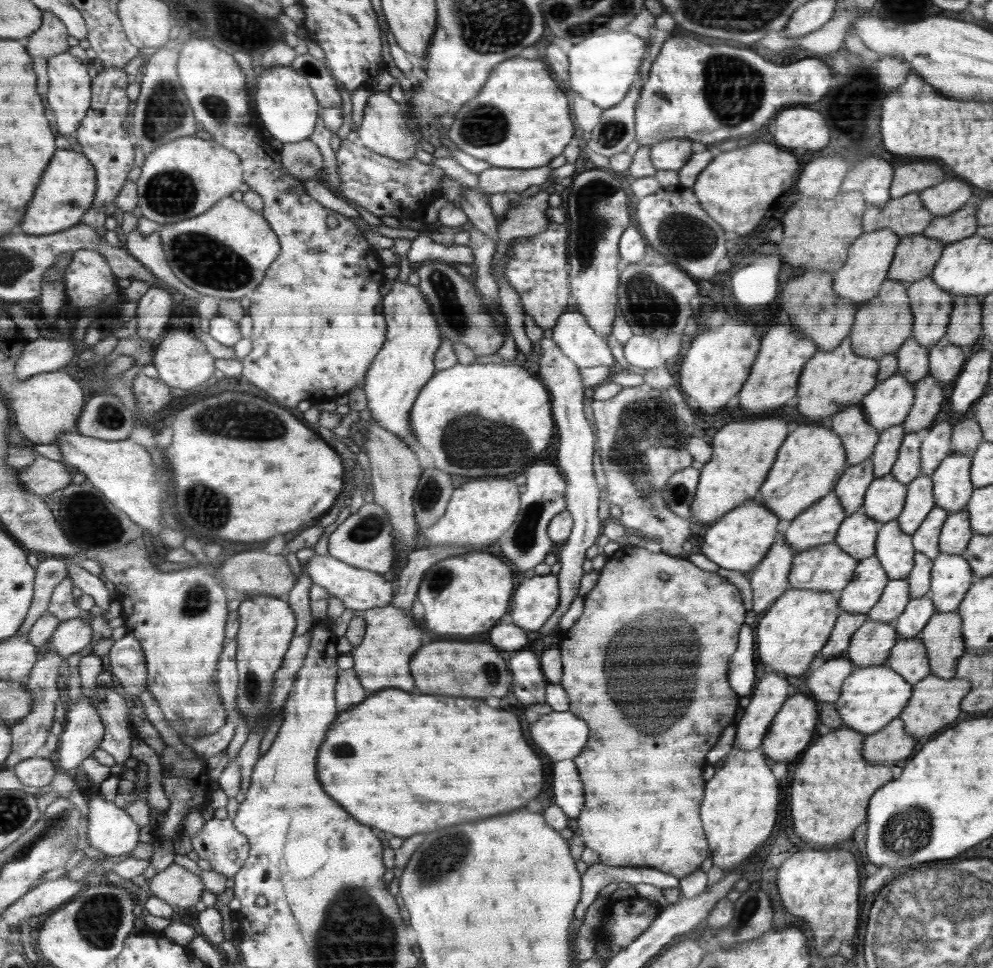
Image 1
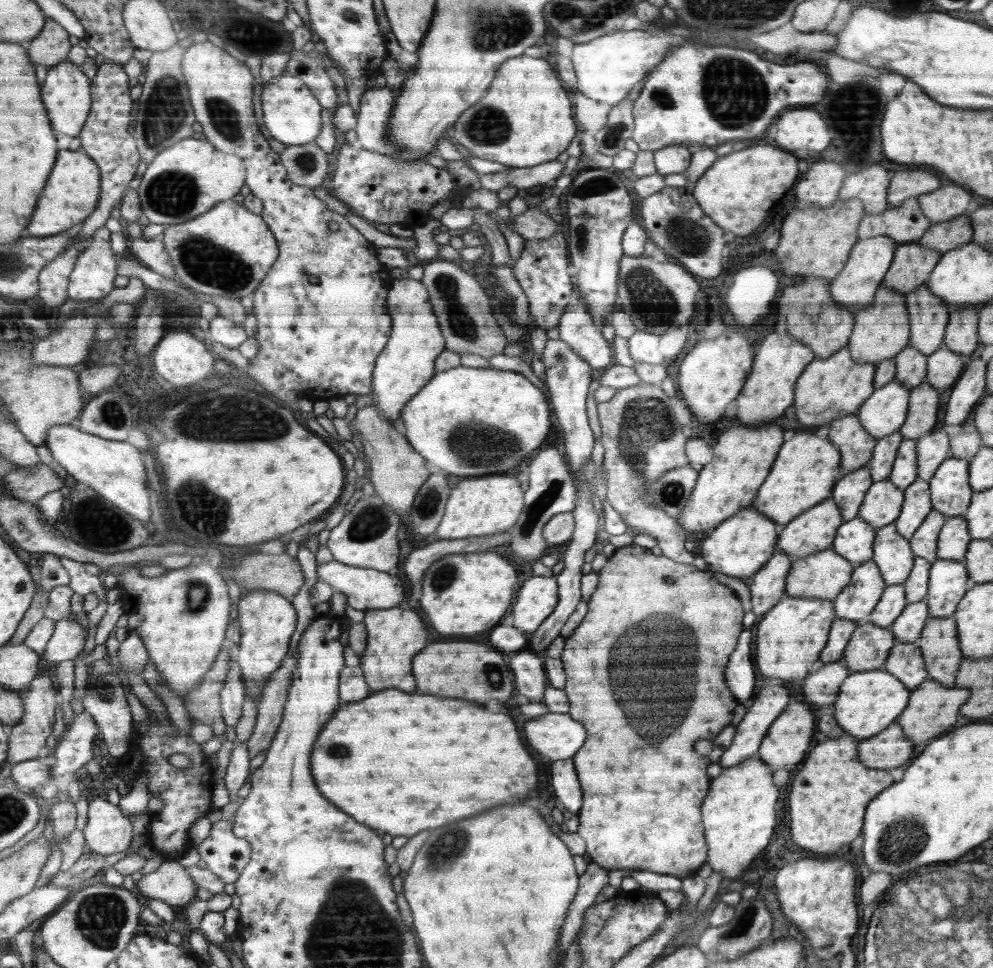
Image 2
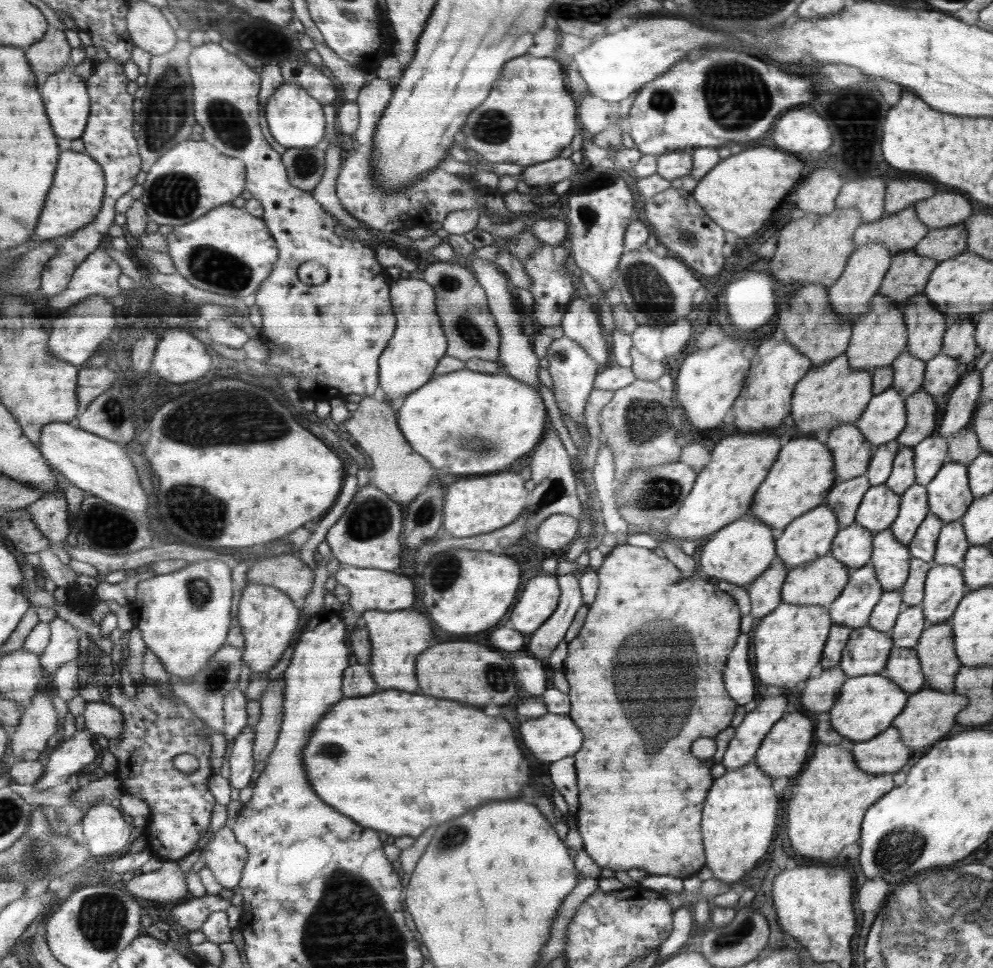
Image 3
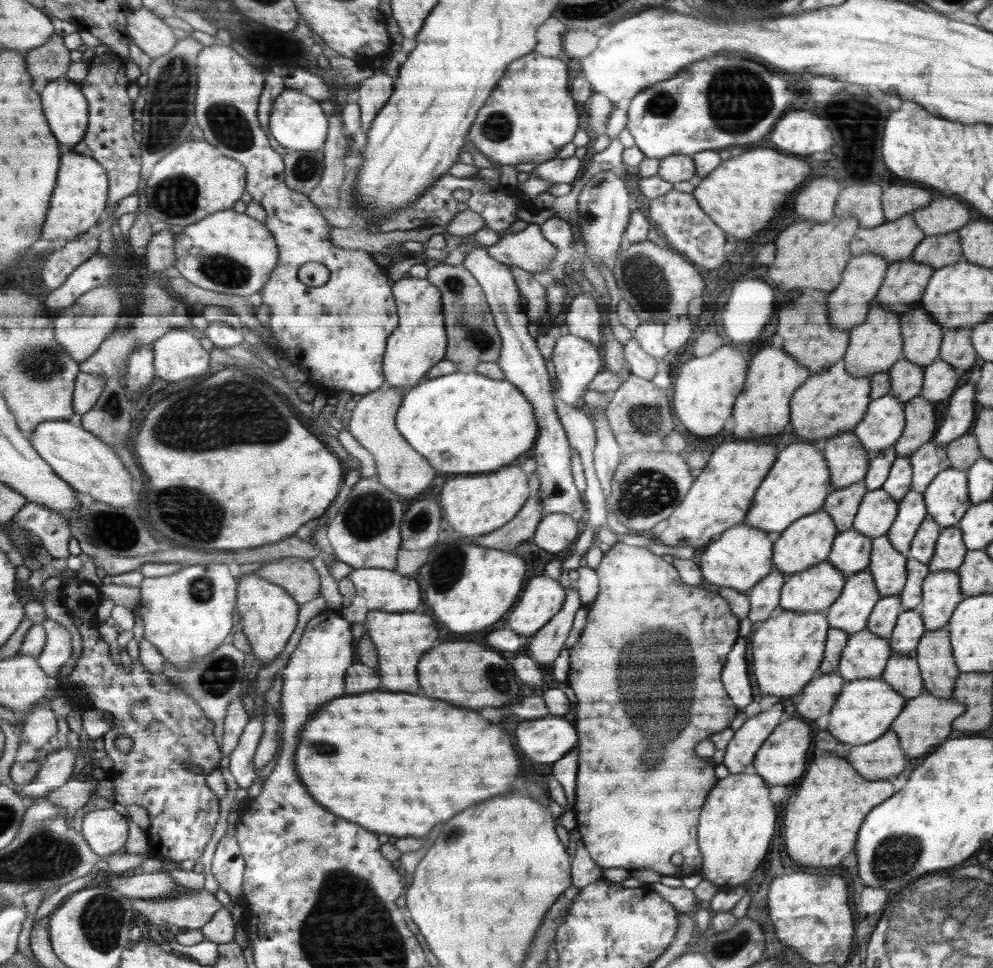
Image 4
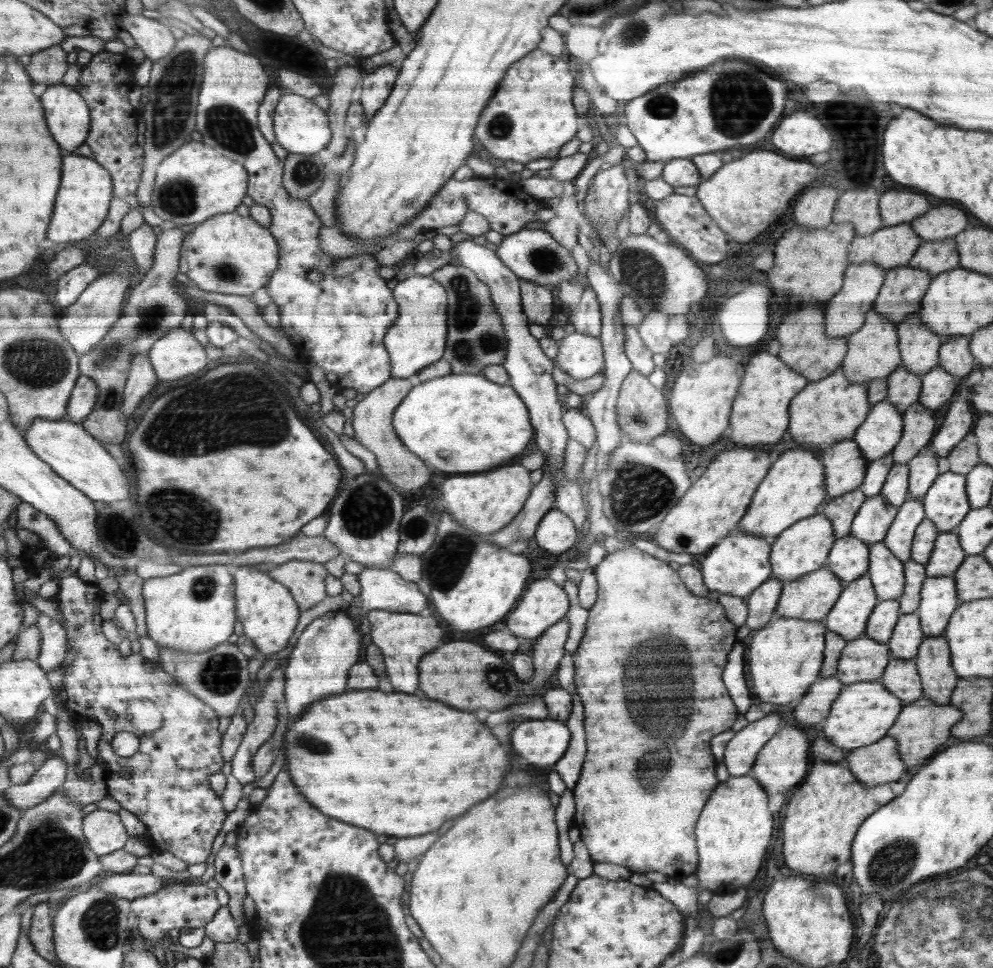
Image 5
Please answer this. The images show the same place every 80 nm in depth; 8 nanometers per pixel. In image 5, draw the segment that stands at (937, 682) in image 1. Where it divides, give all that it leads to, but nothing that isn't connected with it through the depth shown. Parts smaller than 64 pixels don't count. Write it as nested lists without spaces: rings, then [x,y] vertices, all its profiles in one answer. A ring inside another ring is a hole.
[[[922,696],[914,703],[904,706],[894,728],[890,728],[890,736],[898,736],[898,748],[901,759],[910,766],[920,766],[930,758],[938,748],[950,738],[951,730],[956,726],[965,712],[956,708],[954,704],[938,705],[936,701]]]

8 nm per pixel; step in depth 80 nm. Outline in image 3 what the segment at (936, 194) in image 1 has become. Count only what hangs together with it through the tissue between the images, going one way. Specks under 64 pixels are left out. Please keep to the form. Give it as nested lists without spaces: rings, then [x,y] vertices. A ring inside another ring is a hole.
[[[954,190],[921,200],[914,205],[914,209],[917,219],[929,230],[963,223],[974,212],[972,204],[962,194],[954,194]]]

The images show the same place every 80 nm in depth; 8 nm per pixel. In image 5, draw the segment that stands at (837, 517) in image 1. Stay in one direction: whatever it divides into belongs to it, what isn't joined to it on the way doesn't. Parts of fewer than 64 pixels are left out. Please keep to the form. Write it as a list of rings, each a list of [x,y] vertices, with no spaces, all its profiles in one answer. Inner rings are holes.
[[[814,514],[799,520],[793,524],[793,527],[782,532],[773,544],[773,554],[771,556],[773,577],[784,581],[785,584],[817,571],[828,562],[829,552],[836,541],[837,536],[833,523],[824,514]]]

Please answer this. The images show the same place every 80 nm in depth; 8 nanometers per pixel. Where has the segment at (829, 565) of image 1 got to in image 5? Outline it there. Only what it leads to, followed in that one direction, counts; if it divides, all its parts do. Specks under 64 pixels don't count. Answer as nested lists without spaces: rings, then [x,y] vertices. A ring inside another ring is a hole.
[[[825,566],[784,584],[775,618],[824,620],[844,590],[840,577]]]

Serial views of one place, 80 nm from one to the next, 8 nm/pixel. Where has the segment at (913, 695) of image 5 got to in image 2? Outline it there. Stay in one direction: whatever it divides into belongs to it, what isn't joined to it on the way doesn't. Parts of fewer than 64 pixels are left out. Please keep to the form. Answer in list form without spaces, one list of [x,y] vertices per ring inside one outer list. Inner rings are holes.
[[[897,643],[882,669],[893,673],[910,690],[917,690],[929,679],[924,654],[916,643]]]

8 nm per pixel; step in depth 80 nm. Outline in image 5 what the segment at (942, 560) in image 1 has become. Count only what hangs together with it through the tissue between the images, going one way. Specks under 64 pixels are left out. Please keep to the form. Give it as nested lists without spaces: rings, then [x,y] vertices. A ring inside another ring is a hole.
[[[949,576],[927,578],[921,588],[921,601],[916,612],[925,638],[945,632],[953,612],[960,606],[956,579]]]

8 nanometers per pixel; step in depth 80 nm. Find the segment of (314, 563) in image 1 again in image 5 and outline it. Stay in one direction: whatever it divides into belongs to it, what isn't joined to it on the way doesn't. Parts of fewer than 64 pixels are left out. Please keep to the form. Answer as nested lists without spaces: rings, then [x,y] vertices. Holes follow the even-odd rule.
[[[366,567],[357,574],[361,584],[361,593],[345,607],[350,616],[360,619],[369,611],[418,612],[428,606],[426,596],[418,590],[414,582],[402,580],[400,575],[388,569]]]

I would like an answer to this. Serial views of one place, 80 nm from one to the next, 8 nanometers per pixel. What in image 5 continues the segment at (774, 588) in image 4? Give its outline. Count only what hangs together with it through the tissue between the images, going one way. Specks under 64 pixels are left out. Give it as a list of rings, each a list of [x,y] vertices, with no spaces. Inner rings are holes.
[[[772,576],[746,598],[748,616],[745,625],[750,630],[760,630],[775,618],[783,590],[784,581]]]

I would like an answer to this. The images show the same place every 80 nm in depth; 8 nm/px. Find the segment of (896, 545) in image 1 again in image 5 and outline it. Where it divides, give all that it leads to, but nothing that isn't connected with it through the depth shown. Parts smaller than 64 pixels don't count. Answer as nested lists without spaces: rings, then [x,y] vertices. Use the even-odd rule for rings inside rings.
[[[882,541],[870,546],[869,570],[880,602],[898,599],[905,587],[903,561]]]

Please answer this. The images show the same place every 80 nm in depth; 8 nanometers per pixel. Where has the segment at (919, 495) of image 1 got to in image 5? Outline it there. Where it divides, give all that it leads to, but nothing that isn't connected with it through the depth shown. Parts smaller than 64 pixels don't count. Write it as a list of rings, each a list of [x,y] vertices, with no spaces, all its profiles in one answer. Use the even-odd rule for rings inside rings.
[[[909,498],[901,504],[892,527],[883,541],[898,557],[908,562],[911,559],[911,546],[918,524],[924,520],[925,507],[918,498]]]

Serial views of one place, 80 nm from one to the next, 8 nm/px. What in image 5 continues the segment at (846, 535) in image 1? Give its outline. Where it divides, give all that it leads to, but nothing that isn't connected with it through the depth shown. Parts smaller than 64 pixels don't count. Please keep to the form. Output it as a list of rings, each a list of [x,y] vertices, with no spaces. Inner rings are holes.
[[[857,537],[837,539],[825,567],[840,577],[845,588],[869,570],[869,552],[870,546]]]

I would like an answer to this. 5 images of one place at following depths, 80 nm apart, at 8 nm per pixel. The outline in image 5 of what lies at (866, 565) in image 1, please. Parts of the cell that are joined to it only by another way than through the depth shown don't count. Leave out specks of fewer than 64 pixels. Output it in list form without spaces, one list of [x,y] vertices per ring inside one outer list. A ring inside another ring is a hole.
[[[866,572],[845,586],[824,623],[830,631],[850,642],[865,634],[870,615],[879,602],[871,576]]]

